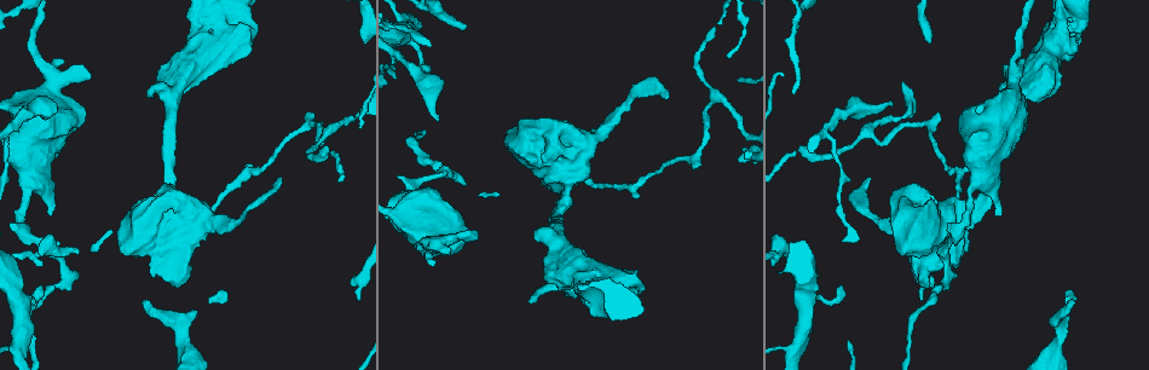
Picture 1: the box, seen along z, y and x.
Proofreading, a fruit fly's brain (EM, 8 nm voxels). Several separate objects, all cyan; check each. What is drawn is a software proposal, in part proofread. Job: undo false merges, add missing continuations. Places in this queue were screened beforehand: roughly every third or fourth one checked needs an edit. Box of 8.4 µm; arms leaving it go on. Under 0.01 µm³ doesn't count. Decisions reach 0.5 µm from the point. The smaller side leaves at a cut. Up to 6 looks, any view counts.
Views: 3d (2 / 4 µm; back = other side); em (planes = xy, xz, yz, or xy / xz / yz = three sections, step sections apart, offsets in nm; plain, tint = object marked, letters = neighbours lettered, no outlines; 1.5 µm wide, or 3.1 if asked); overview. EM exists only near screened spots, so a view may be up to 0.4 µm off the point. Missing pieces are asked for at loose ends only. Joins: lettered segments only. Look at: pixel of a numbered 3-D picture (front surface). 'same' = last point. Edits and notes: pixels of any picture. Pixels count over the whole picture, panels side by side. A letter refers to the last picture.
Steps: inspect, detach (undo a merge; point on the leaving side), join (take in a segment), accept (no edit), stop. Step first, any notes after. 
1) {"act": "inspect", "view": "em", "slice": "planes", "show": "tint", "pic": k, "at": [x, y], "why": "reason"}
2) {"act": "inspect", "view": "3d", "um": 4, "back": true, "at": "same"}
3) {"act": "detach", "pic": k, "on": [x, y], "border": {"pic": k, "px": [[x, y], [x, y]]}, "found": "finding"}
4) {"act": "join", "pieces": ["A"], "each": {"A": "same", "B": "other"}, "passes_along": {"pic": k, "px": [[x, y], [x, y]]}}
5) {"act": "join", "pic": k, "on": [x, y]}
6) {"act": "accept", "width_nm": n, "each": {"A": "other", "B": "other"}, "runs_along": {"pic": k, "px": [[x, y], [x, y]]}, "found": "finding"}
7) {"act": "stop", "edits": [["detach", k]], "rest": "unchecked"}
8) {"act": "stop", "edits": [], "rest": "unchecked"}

{"act": "inspect", "view": "3d", "um": 4, "pic": 1, "at": [586, 179], "why": "calibre changes"}

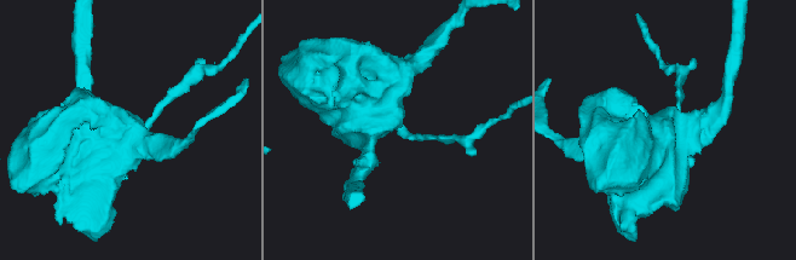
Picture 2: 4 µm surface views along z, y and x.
{"act": "inspect", "view": "em", "slice": "planes", "show": "letters", "pic": 2, "at": [401, 129]}

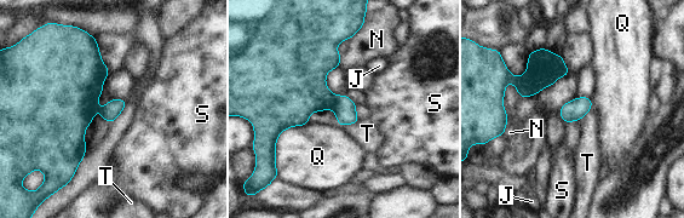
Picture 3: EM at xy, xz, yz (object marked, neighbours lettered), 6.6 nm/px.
{"act": "detach", "pic": 3, "on": [345, 109], "each": {"J": "other", "N": "other", "Q": "other", "S": "other", "T": "other"}, "border": {"pic": 3, "px": [[334, 95], [332, 108]]}, "found": "two cells meet here"}

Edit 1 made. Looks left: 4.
{"act": "inspect", "view": "em", "slice": "yz", "step": 4, "show": "letters", "pic": 1, "at": [1073, 301], "why": "an open end"}

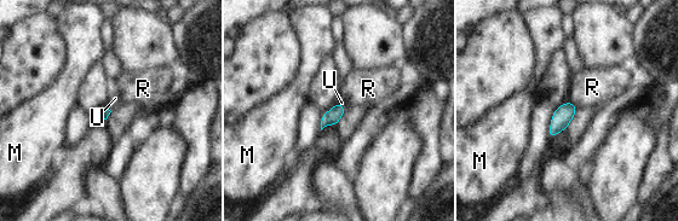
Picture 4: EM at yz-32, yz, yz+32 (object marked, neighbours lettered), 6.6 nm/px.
{"act": "inspect", "view": "em", "slice": "planes", "show": "letters", "at": "same", "why": "cut it another way"}

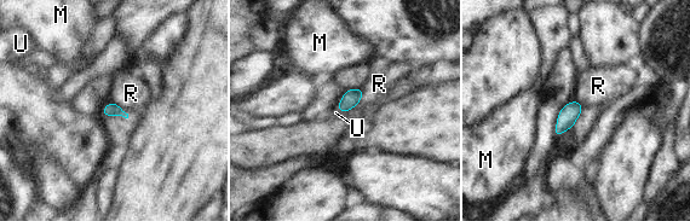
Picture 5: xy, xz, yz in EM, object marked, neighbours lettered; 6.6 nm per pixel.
{"act": "join", "pieces": ["U"], "each": {"M": "other", "R": "other", "U": "same"}, "found": "it goes on there"}

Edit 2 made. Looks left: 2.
{"act": "stop", "edits": [["detach", 3], ["join", 5]], "rest": "unchecked"}

